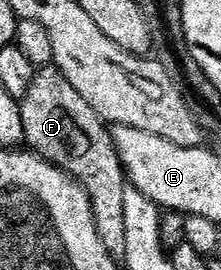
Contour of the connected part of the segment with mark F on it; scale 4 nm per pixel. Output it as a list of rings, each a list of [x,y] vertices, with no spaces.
[[[48,66],[38,69],[24,94],[19,106],[23,123],[23,138],[26,147],[48,160],[54,168],[60,168],[83,187],[91,203],[91,218],[105,250],[110,254],[121,254],[125,250],[125,190],[129,181],[124,173],[123,164],[115,150],[104,121],[69,86],[58,68]]]

